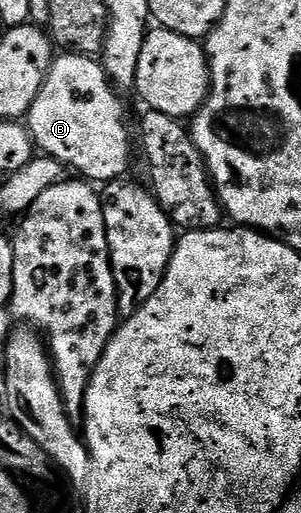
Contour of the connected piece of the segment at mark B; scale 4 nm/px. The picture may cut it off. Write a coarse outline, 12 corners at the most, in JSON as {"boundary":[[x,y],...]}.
{"boundary":[[54,59],[34,145],[90,182],[126,175],[135,140],[100,59]]}

